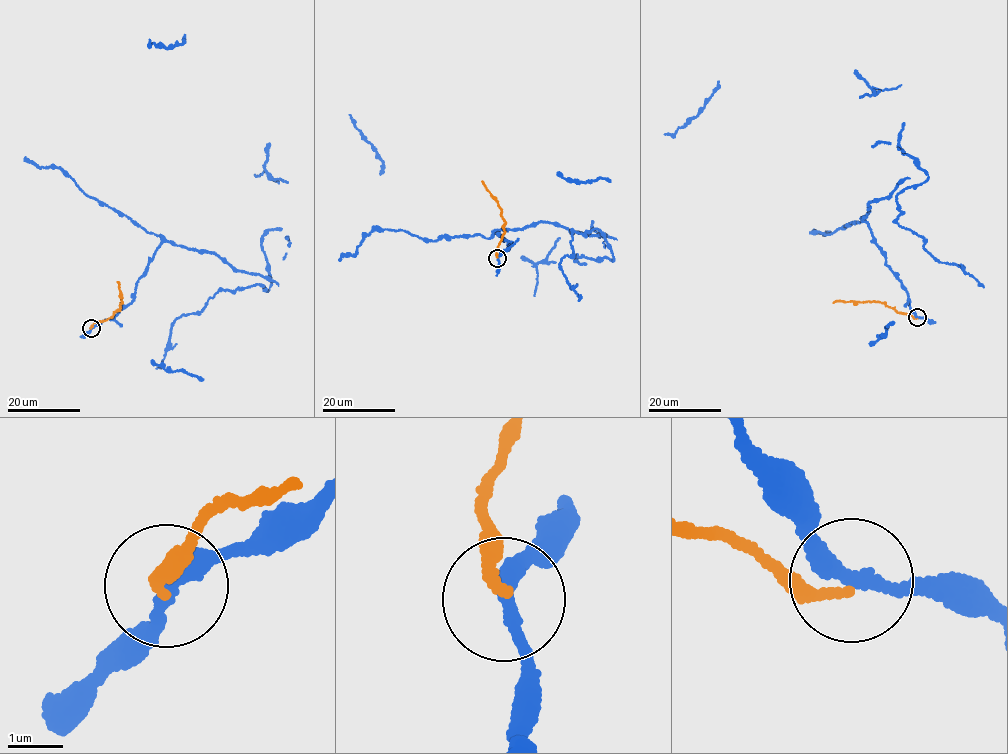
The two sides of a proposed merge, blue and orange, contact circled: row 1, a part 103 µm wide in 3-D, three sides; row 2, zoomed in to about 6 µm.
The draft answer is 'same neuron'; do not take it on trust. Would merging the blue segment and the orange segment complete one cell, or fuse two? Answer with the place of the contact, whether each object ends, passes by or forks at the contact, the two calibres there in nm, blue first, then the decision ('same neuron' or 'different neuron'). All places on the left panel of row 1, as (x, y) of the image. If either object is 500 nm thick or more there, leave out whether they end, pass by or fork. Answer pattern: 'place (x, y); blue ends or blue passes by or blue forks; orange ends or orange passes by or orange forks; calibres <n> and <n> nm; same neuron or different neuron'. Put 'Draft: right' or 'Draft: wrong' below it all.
place (91, 328); blue passes by; orange ends; calibres 260 and 200 nm; different neuron
Draft: wrong

